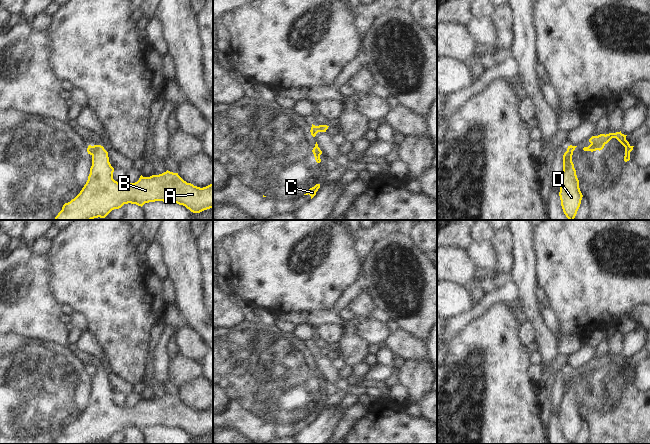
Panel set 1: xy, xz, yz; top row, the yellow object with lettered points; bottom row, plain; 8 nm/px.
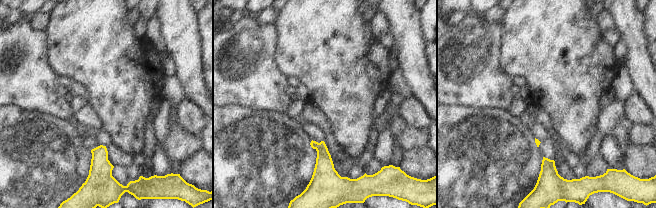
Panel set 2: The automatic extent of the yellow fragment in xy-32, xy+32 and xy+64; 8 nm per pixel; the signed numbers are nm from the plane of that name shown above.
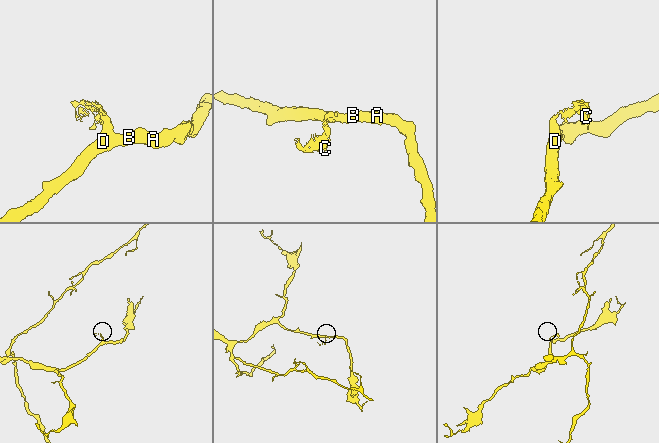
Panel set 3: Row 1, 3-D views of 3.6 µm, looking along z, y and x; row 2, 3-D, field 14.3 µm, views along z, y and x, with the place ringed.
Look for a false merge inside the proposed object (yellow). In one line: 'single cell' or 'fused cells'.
fused cells

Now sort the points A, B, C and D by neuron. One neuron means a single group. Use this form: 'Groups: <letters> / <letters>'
Groups: A B D / C

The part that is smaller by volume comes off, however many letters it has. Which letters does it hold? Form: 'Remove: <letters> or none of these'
Remove: C

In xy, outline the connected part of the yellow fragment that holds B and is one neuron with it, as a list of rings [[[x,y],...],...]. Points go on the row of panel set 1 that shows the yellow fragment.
[[[101,145],[92,149],[92,166],[88,180],[80,193],[70,202],[65,203],[54,220],[92,220],[105,218],[112,210],[124,204],[143,206],[145,203],[163,201],[185,206],[193,213],[200,213],[213,208],[213,184],[200,188],[184,181],[178,173],[166,171],[150,177],[140,176],[135,183],[120,184],[113,179],[114,168],[109,162],[108,152]]]

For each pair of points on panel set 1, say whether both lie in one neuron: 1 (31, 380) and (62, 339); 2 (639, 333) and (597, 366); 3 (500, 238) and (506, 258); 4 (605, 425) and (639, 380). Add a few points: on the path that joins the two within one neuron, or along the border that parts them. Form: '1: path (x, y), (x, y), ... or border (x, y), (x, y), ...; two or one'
1: border (35, 338), (66, 347); two
2: border (620, 355), (626, 359); two
3: path (503, 243), (504, 253); one
4: border (633, 370), (630, 382), (639, 390); two

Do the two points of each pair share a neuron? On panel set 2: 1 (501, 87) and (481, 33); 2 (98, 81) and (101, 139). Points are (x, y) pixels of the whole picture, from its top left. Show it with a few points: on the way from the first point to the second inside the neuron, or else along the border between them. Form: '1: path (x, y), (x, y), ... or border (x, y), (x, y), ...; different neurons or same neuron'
1: path (488, 74), (481, 67), (481, 46); same neuron
2: border (102, 129), (113, 143); different neurons

